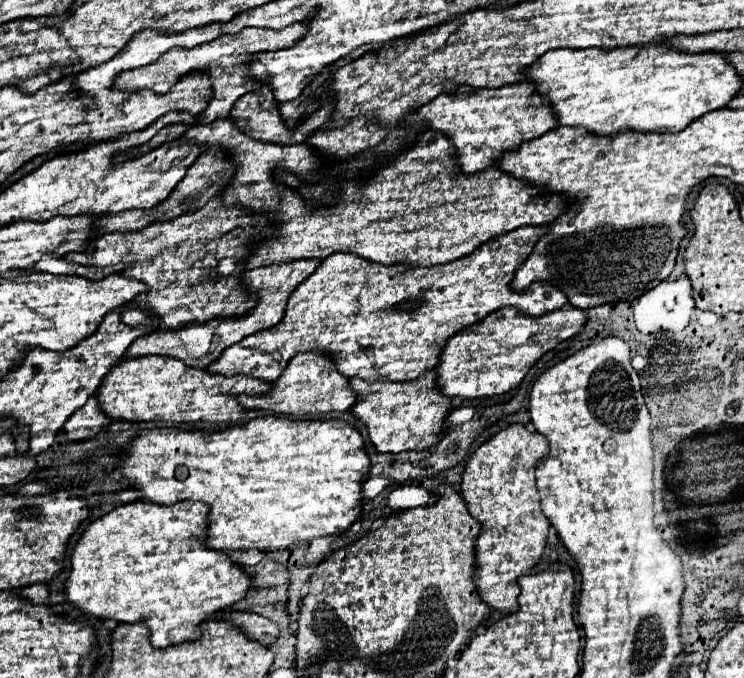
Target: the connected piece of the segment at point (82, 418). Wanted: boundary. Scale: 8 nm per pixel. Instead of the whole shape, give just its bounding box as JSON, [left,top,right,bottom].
[64,395,112,441]

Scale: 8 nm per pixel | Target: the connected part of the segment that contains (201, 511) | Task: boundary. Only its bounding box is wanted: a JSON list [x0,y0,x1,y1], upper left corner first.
[64,501,250,649]

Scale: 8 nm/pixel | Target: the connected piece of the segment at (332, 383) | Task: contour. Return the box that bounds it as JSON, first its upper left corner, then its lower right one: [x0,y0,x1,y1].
[238,351,356,415]

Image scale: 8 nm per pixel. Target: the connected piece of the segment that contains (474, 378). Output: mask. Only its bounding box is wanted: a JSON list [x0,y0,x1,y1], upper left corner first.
[434,305,586,399]

